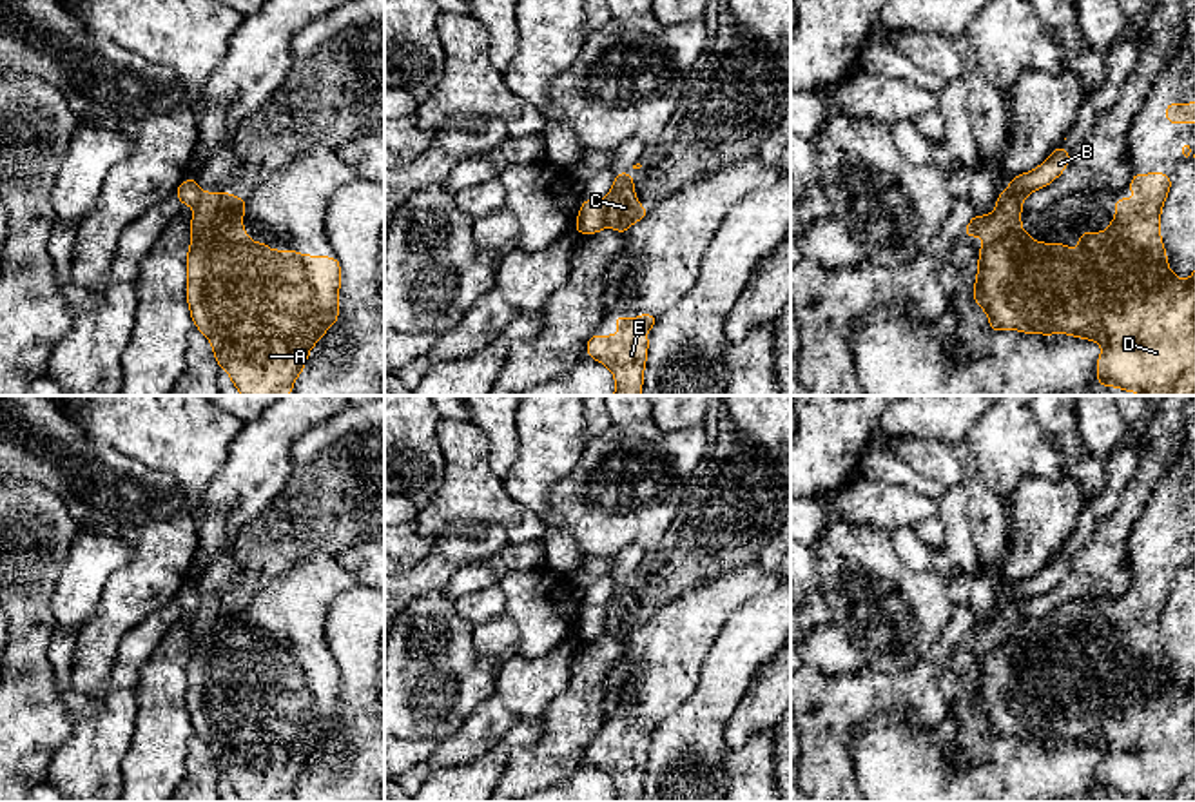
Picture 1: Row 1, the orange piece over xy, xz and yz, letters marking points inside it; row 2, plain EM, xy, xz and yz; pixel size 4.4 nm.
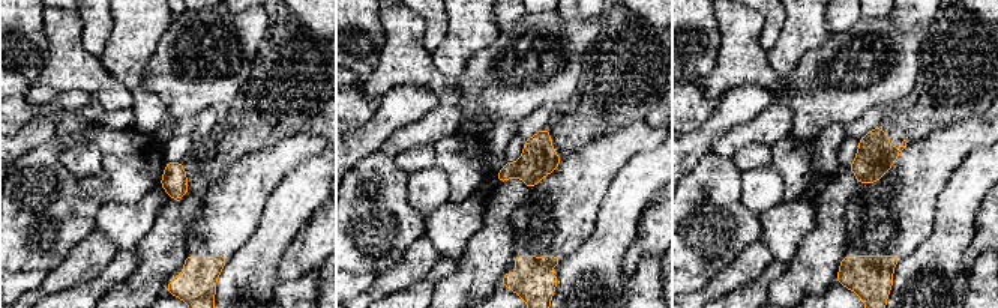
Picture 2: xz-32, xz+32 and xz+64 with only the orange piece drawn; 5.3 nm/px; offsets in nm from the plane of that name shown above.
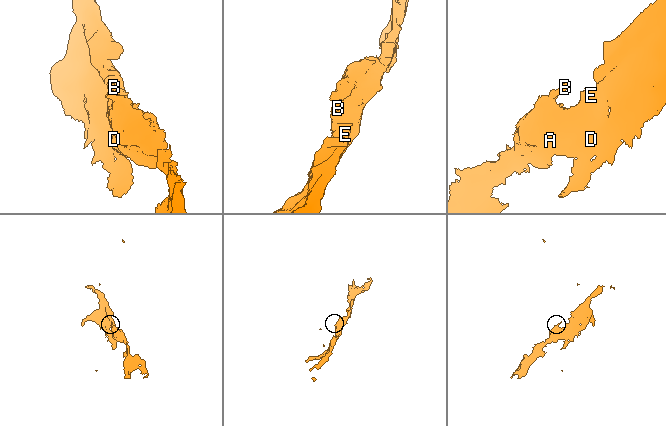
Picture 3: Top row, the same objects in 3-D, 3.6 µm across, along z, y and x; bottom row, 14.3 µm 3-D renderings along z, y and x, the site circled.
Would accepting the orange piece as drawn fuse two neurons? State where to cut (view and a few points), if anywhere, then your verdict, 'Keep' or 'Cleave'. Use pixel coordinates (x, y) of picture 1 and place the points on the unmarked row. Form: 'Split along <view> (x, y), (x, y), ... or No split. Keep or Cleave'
Split along xz (604, 606), (612, 630). Cleave

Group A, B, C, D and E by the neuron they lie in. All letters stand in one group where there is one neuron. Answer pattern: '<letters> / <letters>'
A C D E / B

